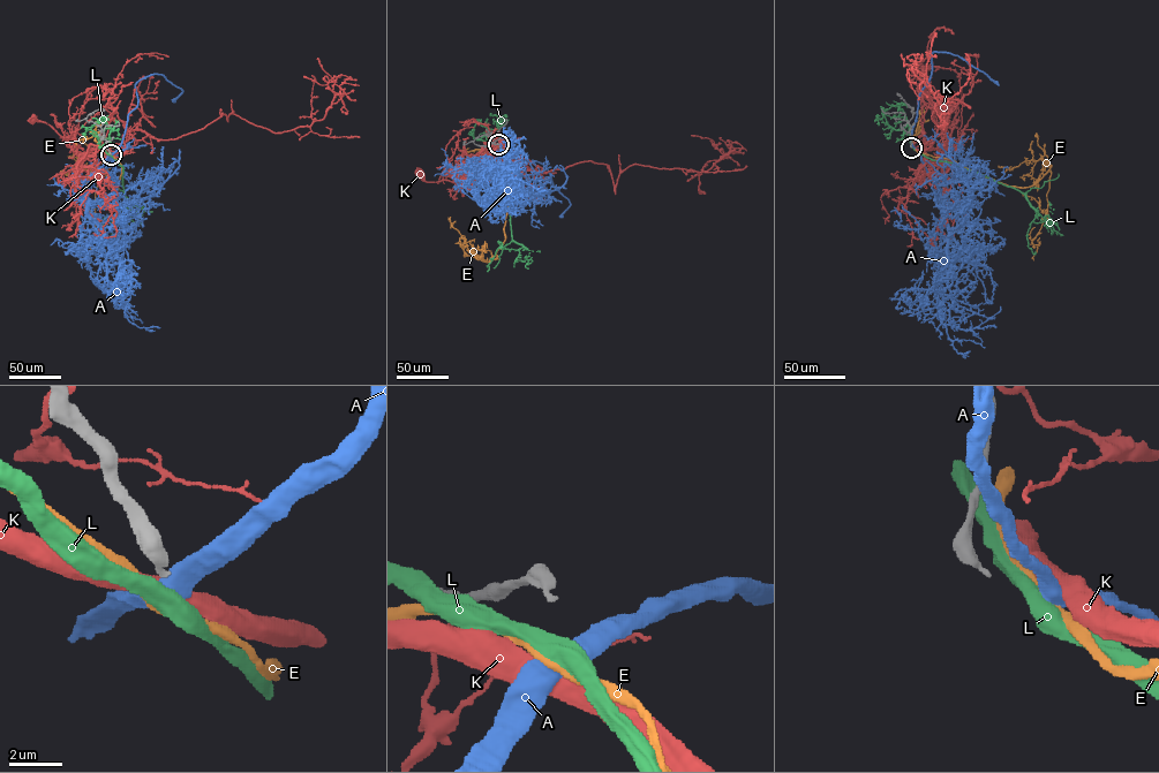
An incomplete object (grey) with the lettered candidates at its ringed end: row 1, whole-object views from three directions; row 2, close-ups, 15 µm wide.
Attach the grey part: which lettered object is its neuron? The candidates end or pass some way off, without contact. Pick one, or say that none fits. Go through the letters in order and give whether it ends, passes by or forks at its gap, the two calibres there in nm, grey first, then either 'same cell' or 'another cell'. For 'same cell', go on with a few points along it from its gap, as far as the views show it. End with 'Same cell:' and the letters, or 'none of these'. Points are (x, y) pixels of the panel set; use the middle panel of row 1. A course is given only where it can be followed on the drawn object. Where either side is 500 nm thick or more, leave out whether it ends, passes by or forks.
A: 240 nm thick on the grey side, 500 nm on the other; another cell
E: it passes by; 240 nm thick on the grey side, 360 nm on the other; another cell
K: 240 nm thick on the grey side, 700 nm on the other; another cell
L: 240 nm thick on the grey side, 500 nm on the other; another cell
Same cell: none of these

